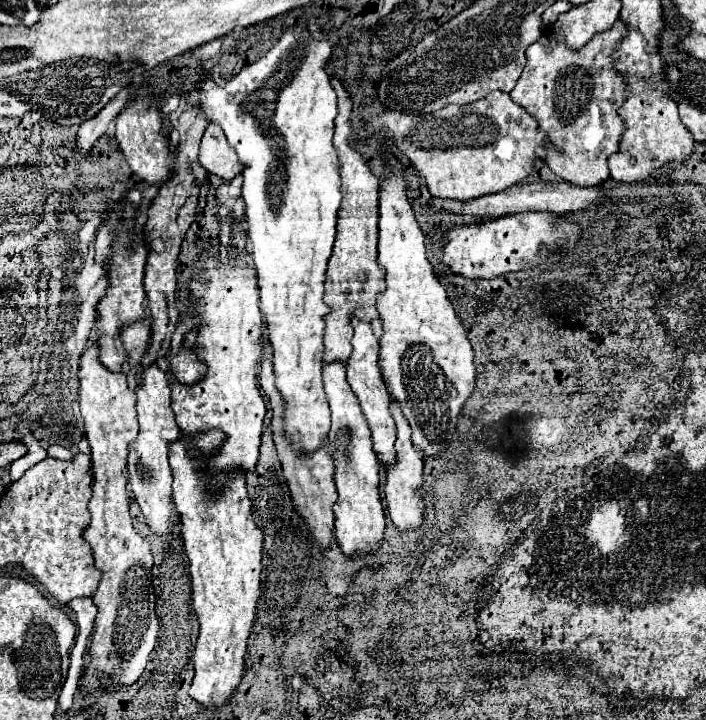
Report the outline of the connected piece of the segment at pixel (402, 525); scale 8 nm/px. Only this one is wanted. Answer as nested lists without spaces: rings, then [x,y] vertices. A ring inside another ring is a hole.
[[[391,399],[389,411],[391,411],[391,415],[395,419],[395,427],[397,427],[397,441],[395,441],[397,457],[395,457],[393,465],[387,465],[387,469],[385,469],[385,473],[387,473],[385,501],[387,501],[389,517],[395,523],[395,527],[399,531],[409,531],[409,529],[415,529],[415,527],[421,525],[423,511],[425,511],[425,503],[423,503],[421,491],[419,491],[419,485],[423,481],[423,455],[421,455],[421,451],[411,441],[411,427],[407,425],[407,419],[401,413],[399,401]]]

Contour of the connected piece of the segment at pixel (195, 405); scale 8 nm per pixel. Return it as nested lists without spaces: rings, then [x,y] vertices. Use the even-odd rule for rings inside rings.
[[[243,251],[237,259],[227,261],[227,269],[219,259],[203,259],[199,261],[203,267],[201,275],[193,277],[189,283],[191,297],[195,303],[193,307],[203,307],[199,313],[201,321],[197,325],[197,339],[195,349],[199,353],[199,359],[207,363],[207,377],[199,381],[199,385],[193,385],[191,389],[177,385],[177,381],[171,381],[171,407],[177,415],[177,425],[183,433],[197,433],[207,429],[221,429],[227,433],[227,439],[219,453],[211,459],[209,469],[211,471],[231,471],[235,467],[251,471],[251,467],[257,465],[259,455],[259,443],[261,443],[261,431],[263,431],[263,417],[265,417],[265,401],[257,389],[257,365],[261,357],[261,339],[263,339],[263,315],[259,311],[259,291],[257,291],[257,273],[253,267],[253,261],[247,251]]]

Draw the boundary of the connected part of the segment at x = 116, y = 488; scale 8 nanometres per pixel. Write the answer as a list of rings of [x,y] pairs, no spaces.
[[[87,341],[87,349],[79,359],[79,409],[85,425],[85,437],[91,445],[93,465],[93,497],[89,501],[91,523],[85,531],[95,557],[95,565],[103,571],[101,583],[93,595],[99,607],[95,619],[93,645],[89,647],[91,661],[83,675],[85,691],[99,689],[101,679],[109,677],[105,685],[131,685],[141,677],[159,635],[155,615],[155,593],[151,589],[153,557],[149,543],[145,543],[133,529],[129,517],[129,495],[123,469],[127,465],[127,445],[135,441],[137,411],[135,393],[127,387],[125,371],[113,373],[99,361],[97,341]]]

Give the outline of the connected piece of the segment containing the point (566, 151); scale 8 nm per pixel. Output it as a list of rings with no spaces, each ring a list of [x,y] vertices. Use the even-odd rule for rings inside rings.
[[[617,21],[611,29],[595,33],[593,39],[581,47],[579,51],[571,51],[563,45],[563,41],[551,37],[545,33],[539,41],[535,41],[527,51],[527,65],[521,73],[521,77],[515,83],[515,89],[509,93],[515,103],[519,103],[531,117],[535,117],[539,131],[547,135],[549,147],[545,149],[545,163],[549,169],[559,175],[561,179],[579,185],[579,187],[593,187],[599,185],[609,177],[607,169],[607,157],[619,149],[621,135],[625,133],[625,123],[619,117],[617,109],[625,101],[625,81],[623,77],[613,69],[613,51],[615,45],[625,37],[625,25]]]

